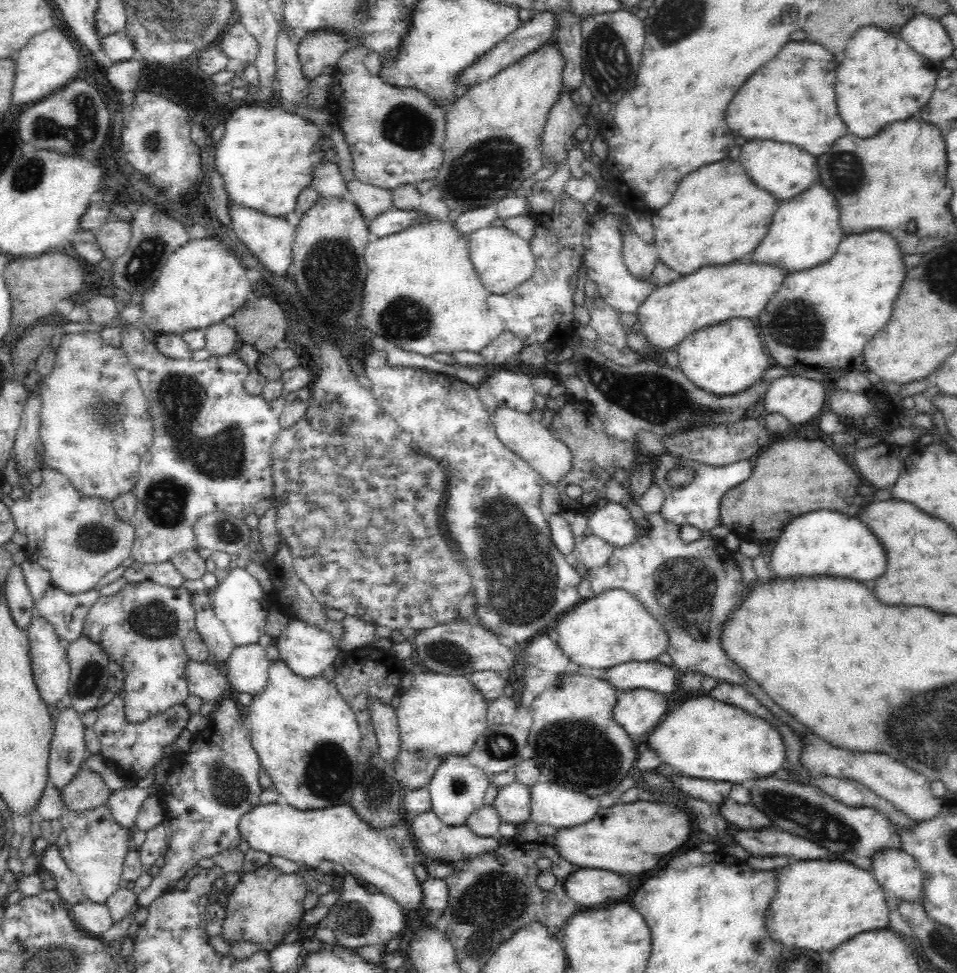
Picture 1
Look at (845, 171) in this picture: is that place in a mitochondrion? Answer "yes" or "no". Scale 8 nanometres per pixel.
yes

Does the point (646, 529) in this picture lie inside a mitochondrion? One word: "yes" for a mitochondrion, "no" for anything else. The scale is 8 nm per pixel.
no

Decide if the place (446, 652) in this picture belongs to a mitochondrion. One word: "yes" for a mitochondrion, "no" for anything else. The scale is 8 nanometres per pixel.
yes

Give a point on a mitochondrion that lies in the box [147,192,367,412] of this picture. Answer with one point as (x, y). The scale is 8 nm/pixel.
(331, 266)

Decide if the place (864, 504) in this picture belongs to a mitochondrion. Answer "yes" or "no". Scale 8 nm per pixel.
no

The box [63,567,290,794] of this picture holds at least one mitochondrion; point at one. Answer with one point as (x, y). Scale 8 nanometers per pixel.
(152, 619)

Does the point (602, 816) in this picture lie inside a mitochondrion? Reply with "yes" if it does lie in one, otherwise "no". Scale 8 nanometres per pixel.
no

